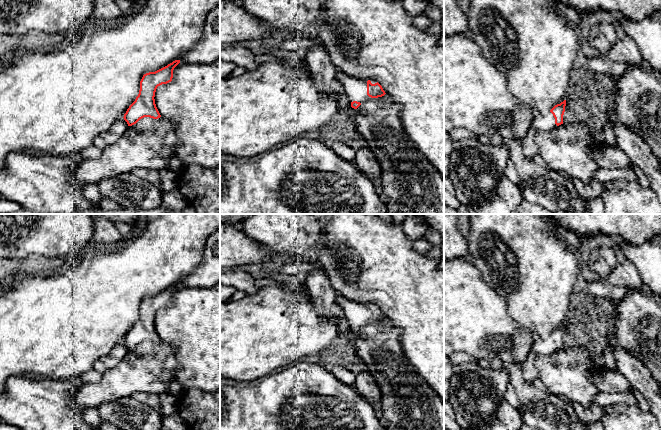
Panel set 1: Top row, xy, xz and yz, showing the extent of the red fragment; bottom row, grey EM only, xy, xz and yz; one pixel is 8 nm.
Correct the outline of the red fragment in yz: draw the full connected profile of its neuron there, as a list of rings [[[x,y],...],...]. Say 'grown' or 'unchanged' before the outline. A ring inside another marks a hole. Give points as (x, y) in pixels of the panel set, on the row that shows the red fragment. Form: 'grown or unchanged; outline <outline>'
grown; outline [[[566,100],[555,105],[549,113],[542,114],[538,110],[533,109],[533,120],[527,135],[521,140],[521,146],[524,156],[533,160],[539,154],[539,149],[535,143],[535,135],[539,131],[550,131],[556,126],[563,124],[563,115],[565,112]]]

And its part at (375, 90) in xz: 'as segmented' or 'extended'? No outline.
extended

